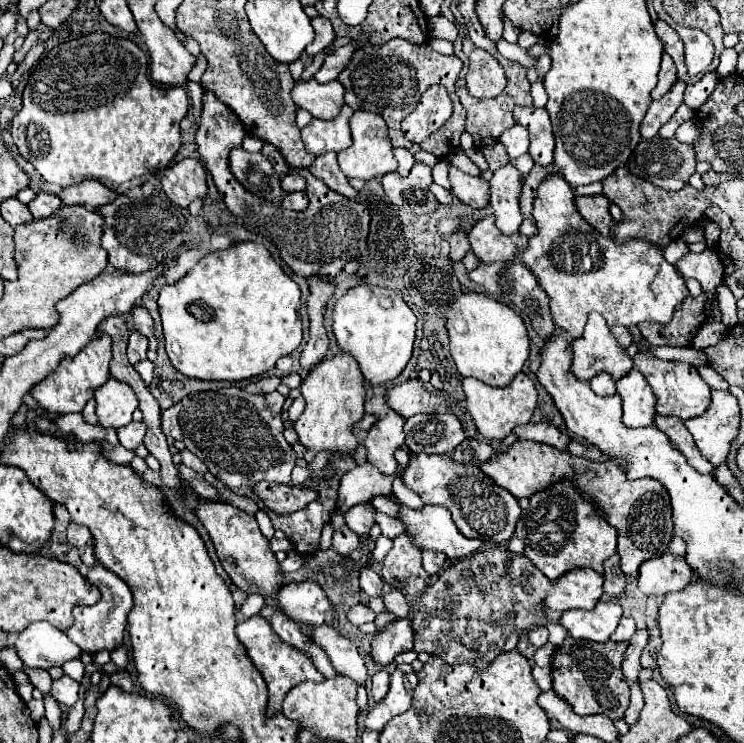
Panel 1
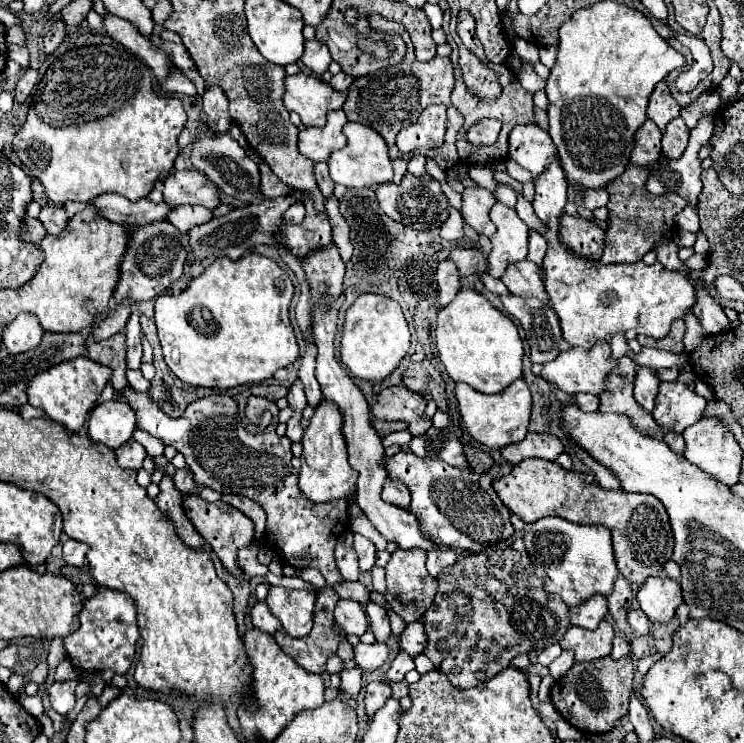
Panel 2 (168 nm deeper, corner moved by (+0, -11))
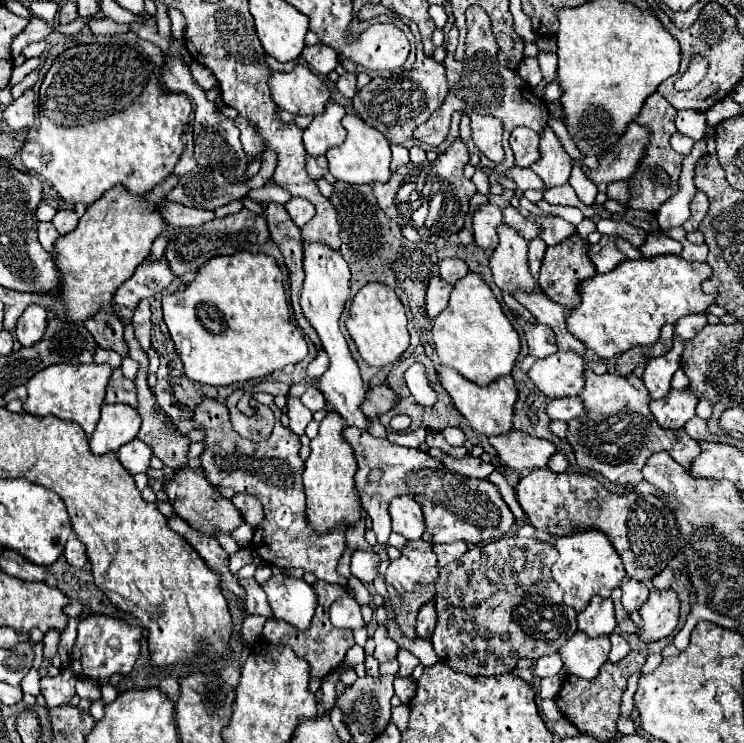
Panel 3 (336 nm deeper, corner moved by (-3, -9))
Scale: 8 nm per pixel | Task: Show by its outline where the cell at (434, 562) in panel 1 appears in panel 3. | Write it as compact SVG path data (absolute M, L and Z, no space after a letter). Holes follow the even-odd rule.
M452 542L452 544L436 544L432 548L434 548L436 556L438 556L438 566L442 568L442 566L458 560L468 550L468 544L464 544L464 542Z

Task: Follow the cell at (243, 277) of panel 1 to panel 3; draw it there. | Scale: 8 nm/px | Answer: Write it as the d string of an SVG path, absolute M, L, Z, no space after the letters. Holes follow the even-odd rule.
M238 252L234 256L216 256L208 260L198 270L192 284L162 298L162 310L176 352L184 364L184 374L200 384L228 386L234 382L262 378L274 370L282 370L286 364L304 360L308 354L306 340L288 312L284 274L268 254ZM182 340L186 340L188 346L182 346Z

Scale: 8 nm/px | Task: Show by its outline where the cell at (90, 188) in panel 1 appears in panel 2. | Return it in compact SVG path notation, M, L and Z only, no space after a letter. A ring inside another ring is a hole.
M101 194L91 204L97 206L97 212L101 212L101 216L105 216L115 224L137 224L137 226L167 220L167 214L171 210L169 204L165 202L155 204L149 198L131 202L121 194Z

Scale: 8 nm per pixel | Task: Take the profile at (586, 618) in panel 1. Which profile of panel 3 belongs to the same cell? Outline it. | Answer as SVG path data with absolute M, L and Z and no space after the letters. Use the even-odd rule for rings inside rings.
M578 630L558 652L564 666L568 668L568 674L592 680L608 660L610 638L606 634L590 638L582 630Z

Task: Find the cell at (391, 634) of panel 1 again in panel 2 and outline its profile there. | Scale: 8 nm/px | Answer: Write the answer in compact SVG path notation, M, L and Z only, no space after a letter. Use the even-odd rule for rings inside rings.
M417 620L413 624L407 624L403 634L401 634L401 640L399 640L399 648L405 650L409 656L417 656L423 652L427 644L427 634L425 634L425 628L423 628L423 622Z

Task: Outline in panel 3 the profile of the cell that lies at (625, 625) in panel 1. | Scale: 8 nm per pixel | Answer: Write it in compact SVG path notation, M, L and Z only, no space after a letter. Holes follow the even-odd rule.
M610 634L610 642L612 642L612 650L610 650L608 660L612 660L612 662L622 660L622 658L630 652L628 640L626 640L622 634Z

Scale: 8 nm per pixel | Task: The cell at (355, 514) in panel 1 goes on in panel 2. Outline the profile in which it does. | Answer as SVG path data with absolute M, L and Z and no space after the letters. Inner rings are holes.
M355 534L353 550L359 556L359 568L361 568L361 572L371 572L371 568L375 566L375 546L373 546L373 542L369 538L361 536L361 534Z

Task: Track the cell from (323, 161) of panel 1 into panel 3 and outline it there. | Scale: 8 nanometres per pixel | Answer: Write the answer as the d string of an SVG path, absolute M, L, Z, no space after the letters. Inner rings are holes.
M306 156L306 170L308 174L316 180L316 178L324 178L328 174L328 162L324 156L318 156L318 158L312 158L312 156Z

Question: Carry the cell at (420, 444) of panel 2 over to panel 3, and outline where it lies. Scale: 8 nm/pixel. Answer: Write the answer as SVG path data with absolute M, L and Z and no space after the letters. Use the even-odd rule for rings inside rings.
M446 454L446 458L442 458L442 464L452 472L458 472L458 474L464 474L470 478L488 478L490 472L494 470L492 464L482 462L480 458L474 458L470 454L466 454L464 458L456 458L456 456Z

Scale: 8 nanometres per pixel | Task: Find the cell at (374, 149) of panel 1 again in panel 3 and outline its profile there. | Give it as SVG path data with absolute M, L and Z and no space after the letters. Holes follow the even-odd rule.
M348 114L342 120L342 126L346 128L346 140L340 146L334 146L326 152L330 174L336 180L348 182L348 184L372 184L372 182L386 182L390 178L390 144L388 140L372 126L362 122L358 116Z

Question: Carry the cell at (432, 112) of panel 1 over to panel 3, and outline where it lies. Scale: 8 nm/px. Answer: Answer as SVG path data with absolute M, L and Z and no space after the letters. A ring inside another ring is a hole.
M470 6L466 10L466 24L468 24L468 34L466 34L466 58L464 58L464 67L462 62L455 60L455 50L458 44L459 32L455 25L451 27L446 36L447 54L444 59L446 75L450 83L450 94L444 100L440 108L436 112L432 112L430 120L426 120L424 124L418 125L414 130L414 138L418 138L420 142L426 142L430 146L438 146L447 137L450 116L454 110L464 112L462 124L460 124L460 136L462 142L468 146L470 154L478 154L480 156L480 166L488 166L494 168L498 164L494 164L492 160L484 158L480 154L480 150L472 144L470 140L470 112L476 114L488 114L488 116L496 116L504 122L504 150L506 150L506 158L508 158L508 138L510 138L510 130L514 130L516 126L530 126L532 130L544 130L546 122L548 122L548 110L546 110L546 102L534 94L534 90L518 76L516 70L510 70L506 66L500 66L500 62L496 60L496 42L492 38L492 30L490 30L490 18L488 14L480 8L480 6Z

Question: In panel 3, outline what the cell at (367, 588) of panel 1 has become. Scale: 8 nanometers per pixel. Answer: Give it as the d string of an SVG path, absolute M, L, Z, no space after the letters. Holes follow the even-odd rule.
M380 624L374 632L374 642L376 642L376 650L374 656L378 658L378 662L388 662L392 658L396 658L398 654L398 644L388 636L388 630L384 624Z

